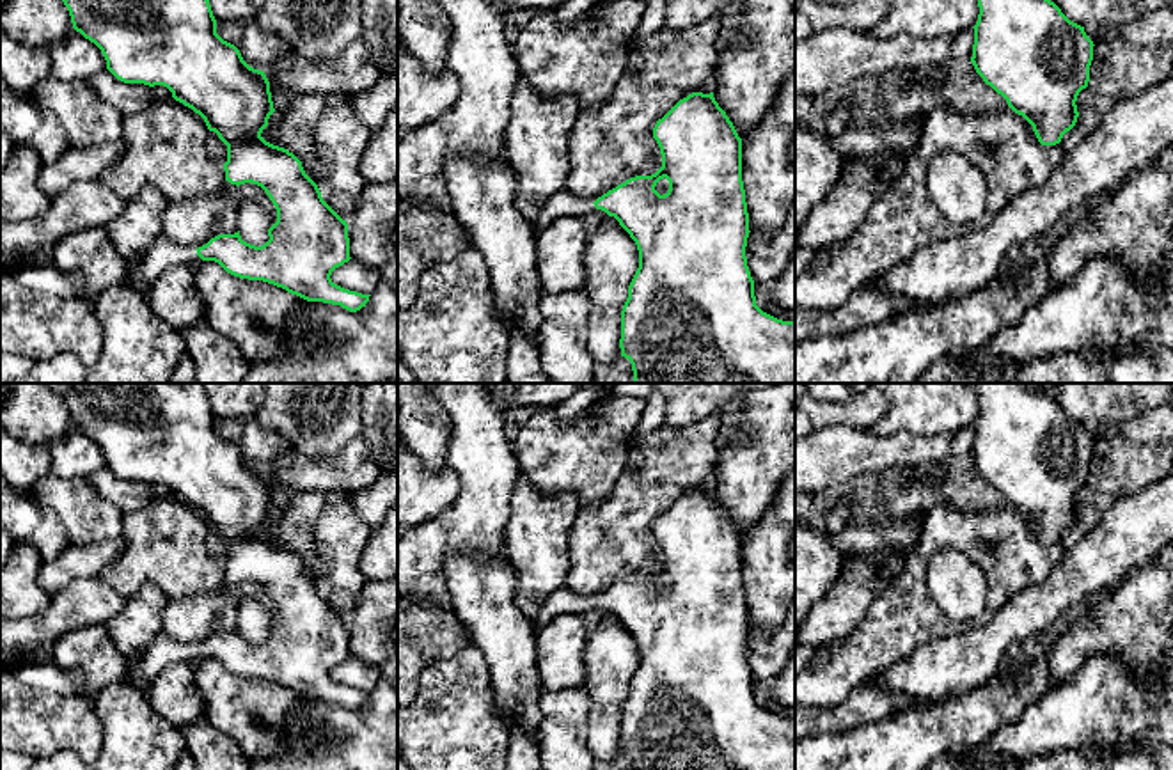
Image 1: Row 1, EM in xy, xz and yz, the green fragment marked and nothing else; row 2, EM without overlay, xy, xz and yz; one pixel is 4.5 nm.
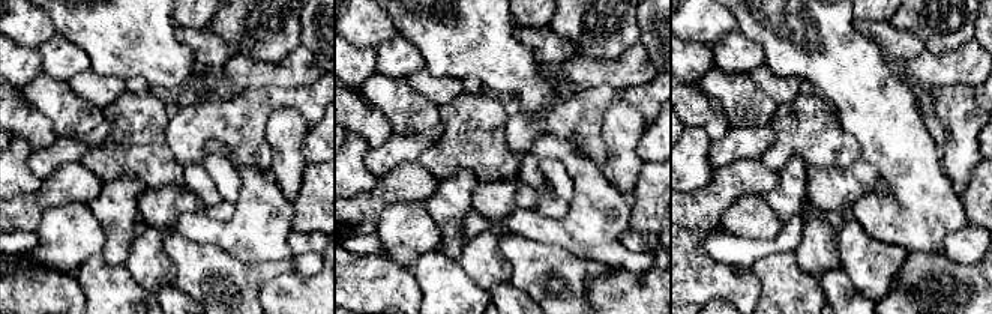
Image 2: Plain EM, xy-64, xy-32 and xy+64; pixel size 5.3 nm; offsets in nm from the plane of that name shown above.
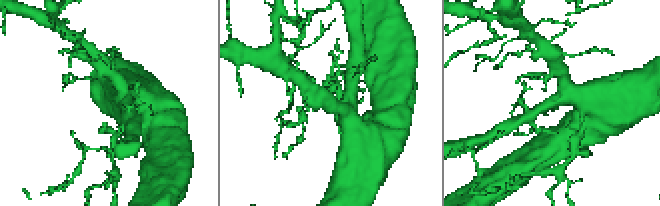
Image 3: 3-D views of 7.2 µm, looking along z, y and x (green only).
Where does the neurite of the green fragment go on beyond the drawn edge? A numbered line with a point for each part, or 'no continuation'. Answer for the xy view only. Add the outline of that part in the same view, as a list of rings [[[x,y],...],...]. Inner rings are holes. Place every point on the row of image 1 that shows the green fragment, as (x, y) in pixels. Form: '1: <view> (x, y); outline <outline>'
1: xy (162, 254); outline [[[160,234],[147,248],[142,261],[128,270],[126,284],[151,286],[167,268],[176,264],[190,264],[197,259],[197,250],[192,247],[181,247],[170,241],[165,234]]]

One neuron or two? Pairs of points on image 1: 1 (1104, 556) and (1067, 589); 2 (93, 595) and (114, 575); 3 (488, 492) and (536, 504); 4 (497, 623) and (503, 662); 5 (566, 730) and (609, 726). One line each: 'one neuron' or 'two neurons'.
1: one neuron
2: two neurons
3: two neurons
4: one neuron
5: two neurons

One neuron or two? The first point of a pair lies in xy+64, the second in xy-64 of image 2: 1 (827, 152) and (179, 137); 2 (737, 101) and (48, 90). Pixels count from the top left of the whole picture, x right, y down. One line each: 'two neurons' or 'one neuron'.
1: two neurons
2: one neuron

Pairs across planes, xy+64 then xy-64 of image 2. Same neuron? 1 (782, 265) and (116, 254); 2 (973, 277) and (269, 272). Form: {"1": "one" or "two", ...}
{"1": "two", "2": "two"}

